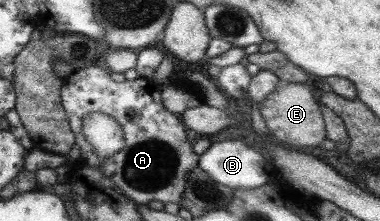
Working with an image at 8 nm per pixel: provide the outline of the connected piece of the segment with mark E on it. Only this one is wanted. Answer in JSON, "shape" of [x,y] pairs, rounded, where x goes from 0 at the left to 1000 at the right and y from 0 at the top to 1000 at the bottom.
{"shape":[[[737,371],[700,443],[668,471],[679,471],[676,493],[711,606],[732,643],[747,643],[750,665],[779,679],[784,661],[842,661],[858,629],[842,480],[826,457],[818,412],[800,376]]]}

